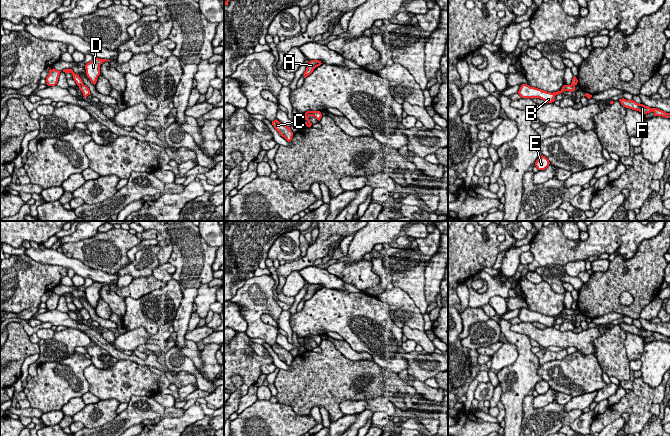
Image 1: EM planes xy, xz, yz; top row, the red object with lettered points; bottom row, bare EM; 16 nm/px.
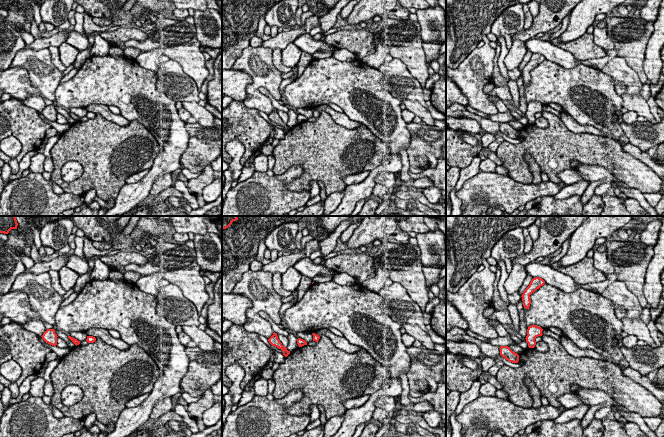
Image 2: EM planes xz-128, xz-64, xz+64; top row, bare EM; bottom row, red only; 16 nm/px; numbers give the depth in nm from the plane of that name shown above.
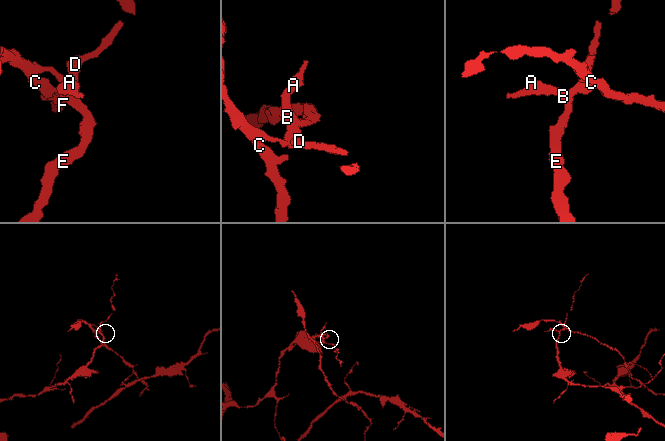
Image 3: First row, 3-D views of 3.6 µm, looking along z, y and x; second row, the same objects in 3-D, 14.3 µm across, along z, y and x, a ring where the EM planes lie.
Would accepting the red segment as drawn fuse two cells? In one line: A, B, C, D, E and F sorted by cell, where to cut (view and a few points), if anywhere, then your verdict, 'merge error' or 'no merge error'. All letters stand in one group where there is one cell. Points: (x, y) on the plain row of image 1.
A B D E / C F; cut in xy along (83, 308), (79, 310); merge error

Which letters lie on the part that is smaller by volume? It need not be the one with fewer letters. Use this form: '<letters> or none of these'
C, F

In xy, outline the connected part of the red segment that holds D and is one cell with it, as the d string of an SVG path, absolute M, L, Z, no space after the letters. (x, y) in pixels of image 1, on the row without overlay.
M94 282L91 286L85 289L86 299L94 309L97 306L98 300L100 299L100 289L104 285L110 286L110 284L107 283Z

